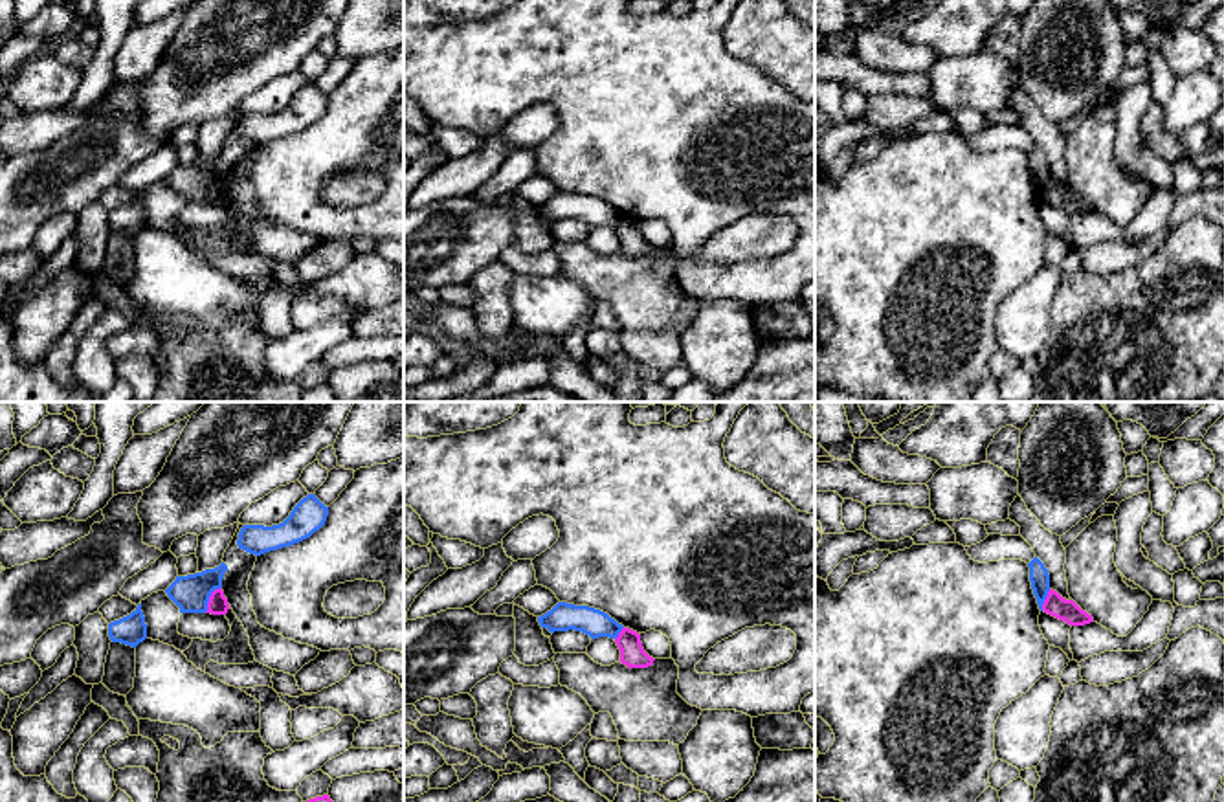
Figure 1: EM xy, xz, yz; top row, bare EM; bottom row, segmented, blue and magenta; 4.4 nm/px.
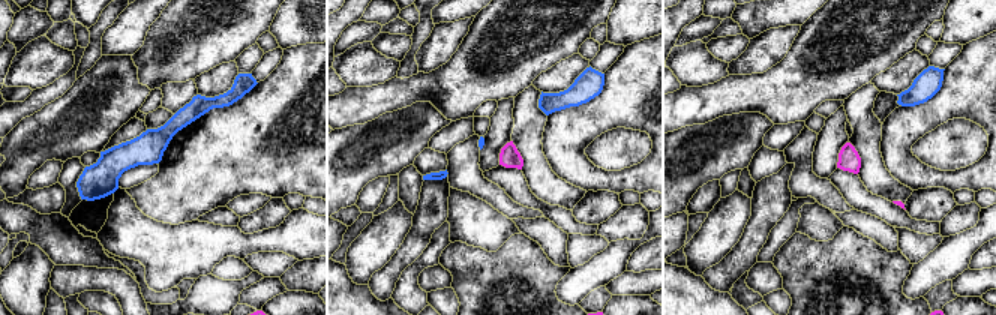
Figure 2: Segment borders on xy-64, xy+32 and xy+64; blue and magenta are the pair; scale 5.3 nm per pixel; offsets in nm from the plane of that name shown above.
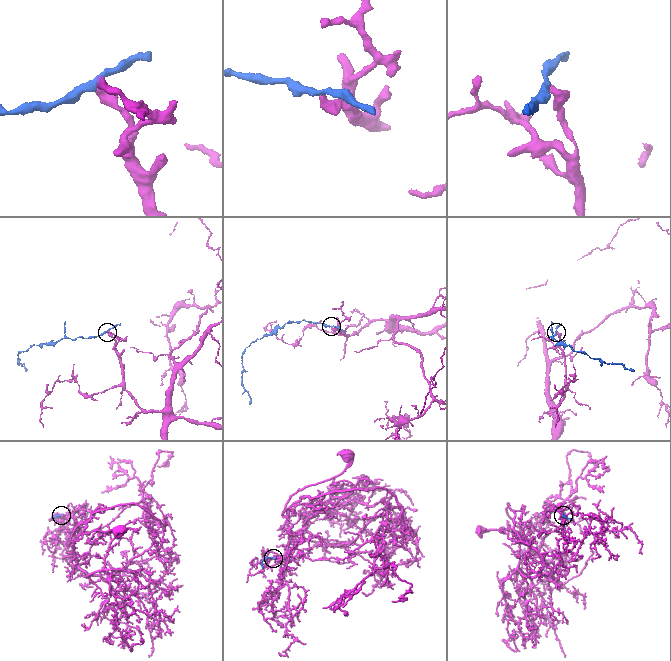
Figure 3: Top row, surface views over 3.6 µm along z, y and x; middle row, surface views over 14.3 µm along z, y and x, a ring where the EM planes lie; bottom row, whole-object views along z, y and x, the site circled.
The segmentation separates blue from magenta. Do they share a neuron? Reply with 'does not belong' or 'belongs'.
does not belong

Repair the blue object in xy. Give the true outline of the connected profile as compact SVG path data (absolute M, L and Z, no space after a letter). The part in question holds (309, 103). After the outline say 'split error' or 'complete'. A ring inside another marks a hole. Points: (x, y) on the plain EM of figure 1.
M308 83L279 114L244 114L239 121L237 134L255 145L290 136L319 119L325 114L327 105L328 95L325 95L314 83Z; complete

